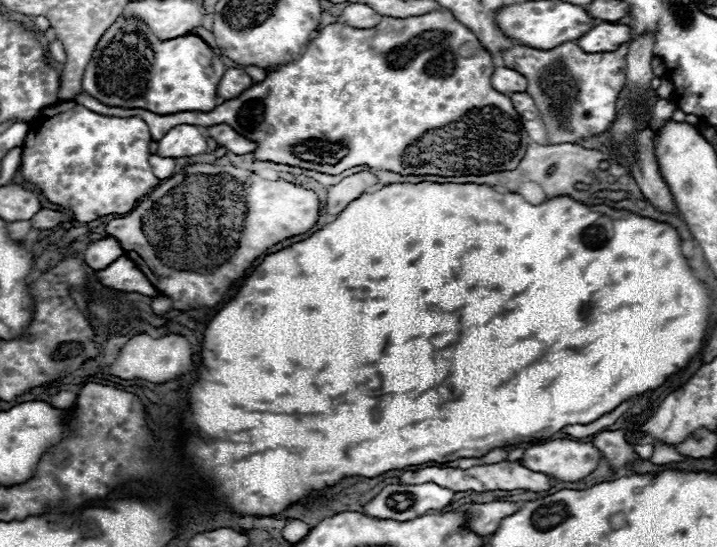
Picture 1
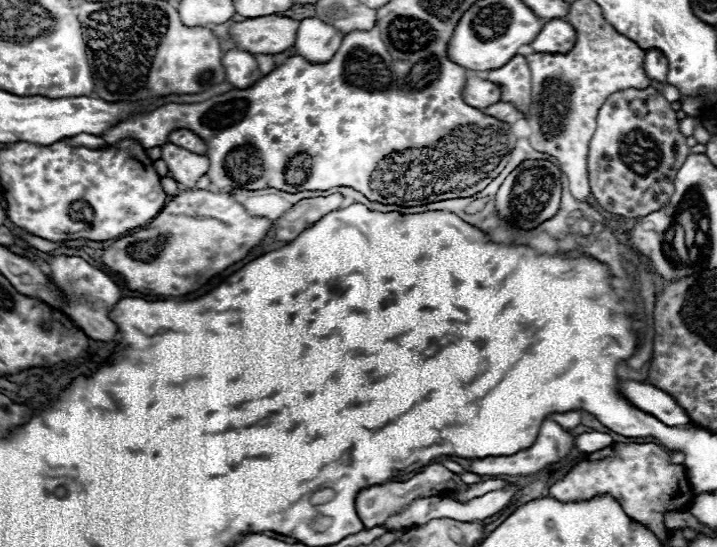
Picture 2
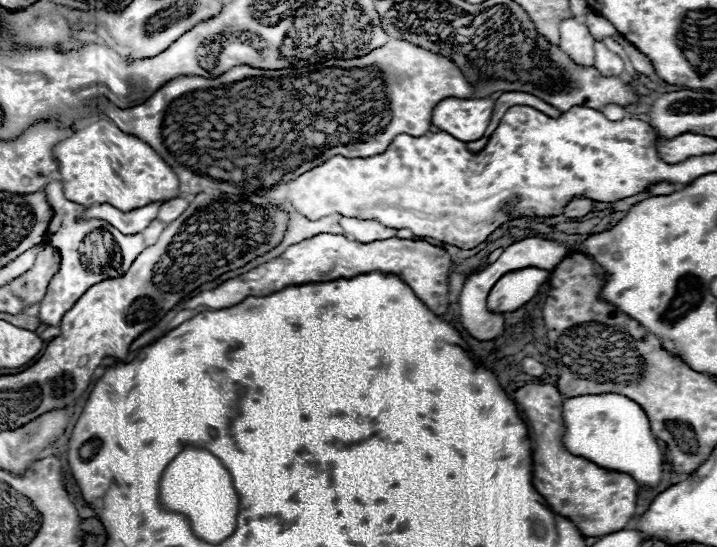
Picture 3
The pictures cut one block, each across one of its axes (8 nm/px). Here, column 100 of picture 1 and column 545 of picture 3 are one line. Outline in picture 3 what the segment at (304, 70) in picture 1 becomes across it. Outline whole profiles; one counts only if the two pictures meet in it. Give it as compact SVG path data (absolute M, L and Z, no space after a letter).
M504 92L504 94L496 100L492 120L490 120L490 124L488 124L486 132L484 132L484 136L488 138L488 136L496 130L496 126L498 126L500 118L504 116L504 112L506 112L510 106L518 106L518 104L532 106L532 108L536 108L536 110L548 114L548 116L554 116L554 118L558 118L558 116L562 114L558 108L554 108L554 106L550 106L550 104L546 104L546 102L542 102L542 100L534 98L534 96L530 96L530 94L526 94L526 92Z

